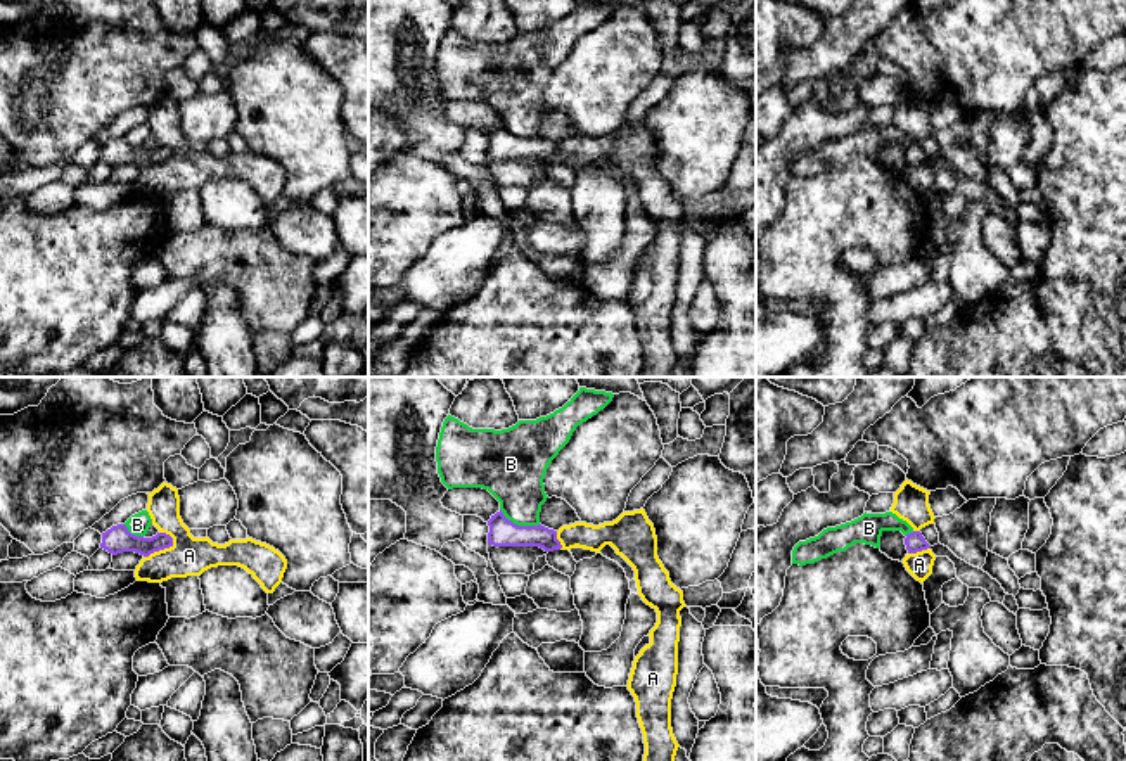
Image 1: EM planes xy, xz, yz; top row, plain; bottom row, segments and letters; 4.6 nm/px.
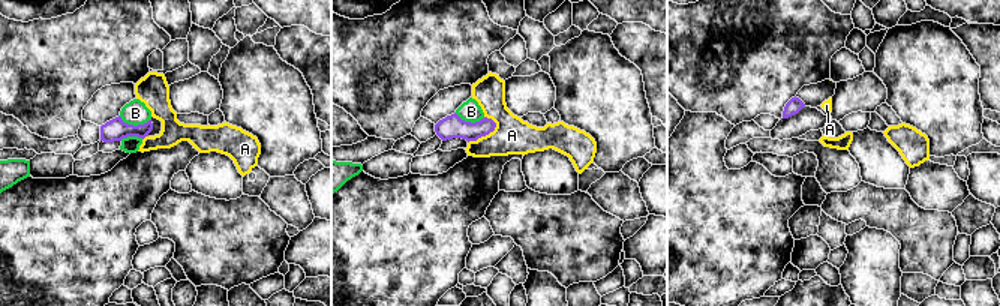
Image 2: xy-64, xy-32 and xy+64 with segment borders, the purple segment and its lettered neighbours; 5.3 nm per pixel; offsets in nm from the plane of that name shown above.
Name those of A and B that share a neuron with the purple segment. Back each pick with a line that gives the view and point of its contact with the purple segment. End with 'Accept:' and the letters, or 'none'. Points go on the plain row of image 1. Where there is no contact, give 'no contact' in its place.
Accept: none

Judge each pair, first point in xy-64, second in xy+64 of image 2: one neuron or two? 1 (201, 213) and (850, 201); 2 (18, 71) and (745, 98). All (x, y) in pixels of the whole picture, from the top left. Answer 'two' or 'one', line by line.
1: one
2: one

